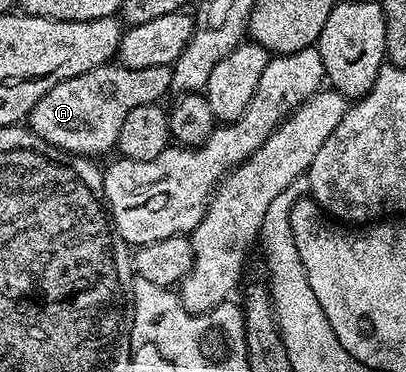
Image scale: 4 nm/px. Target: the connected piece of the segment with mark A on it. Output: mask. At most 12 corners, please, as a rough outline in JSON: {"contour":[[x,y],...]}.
{"contour":[[171,68],[89,69],[33,105],[37,137],[71,155],[116,146]]}

